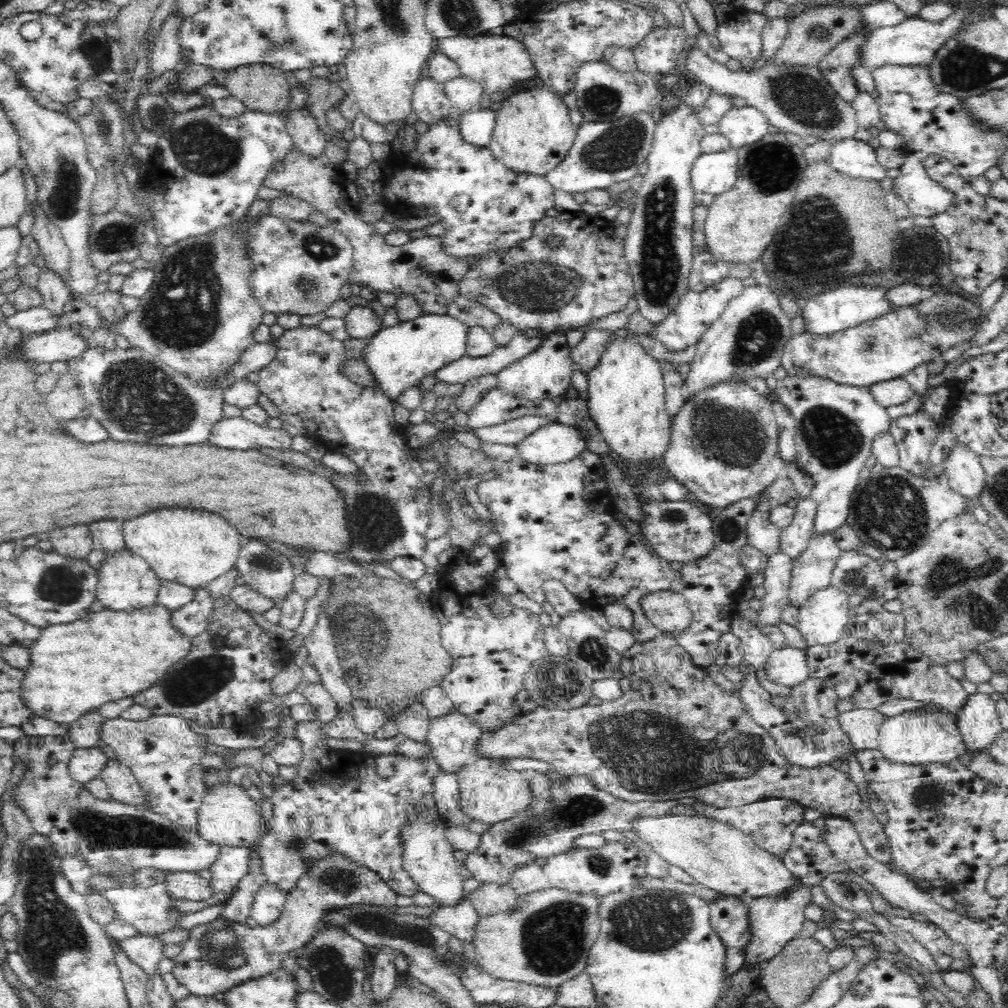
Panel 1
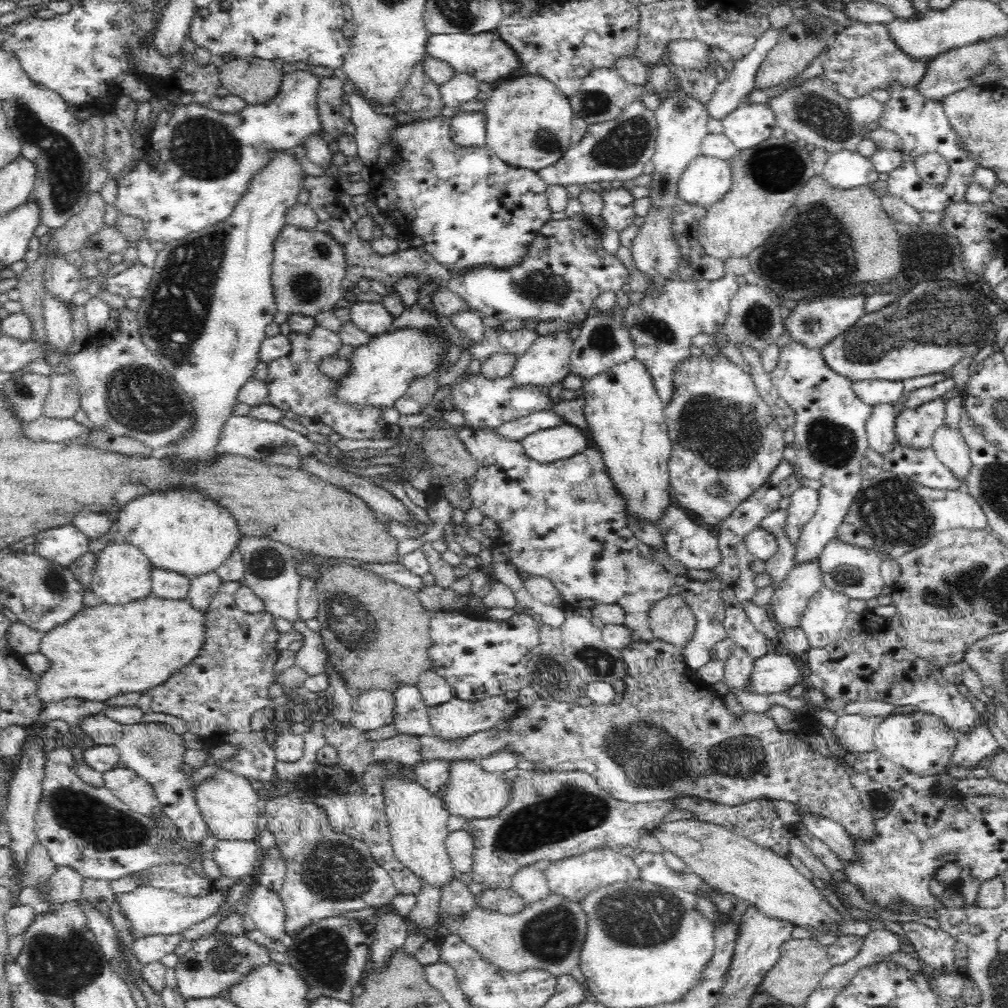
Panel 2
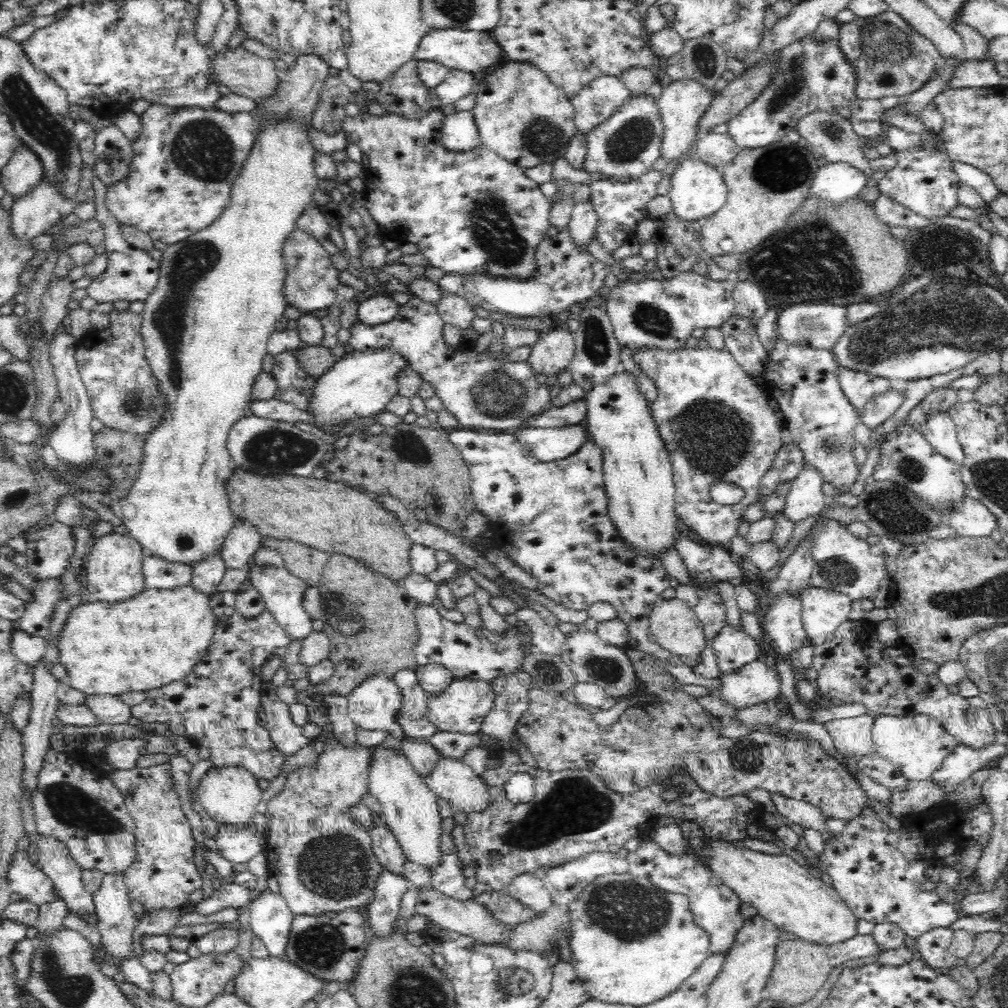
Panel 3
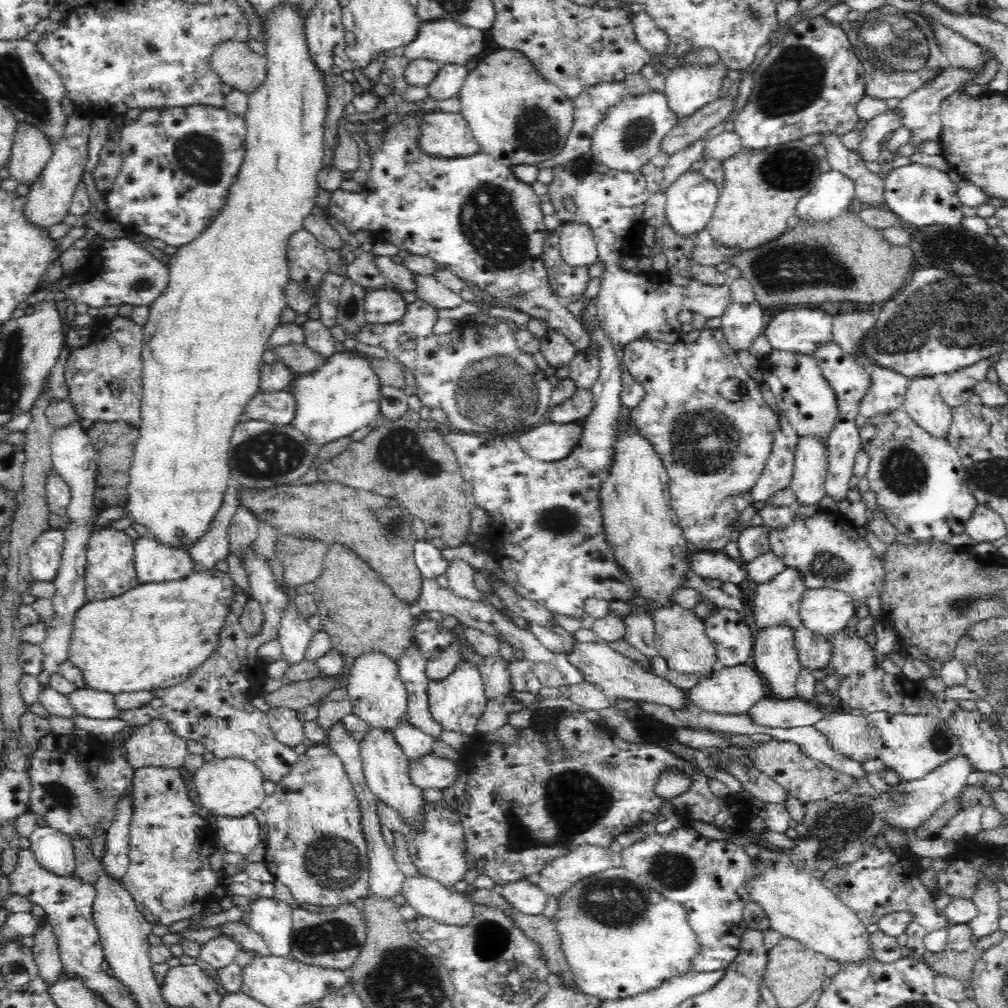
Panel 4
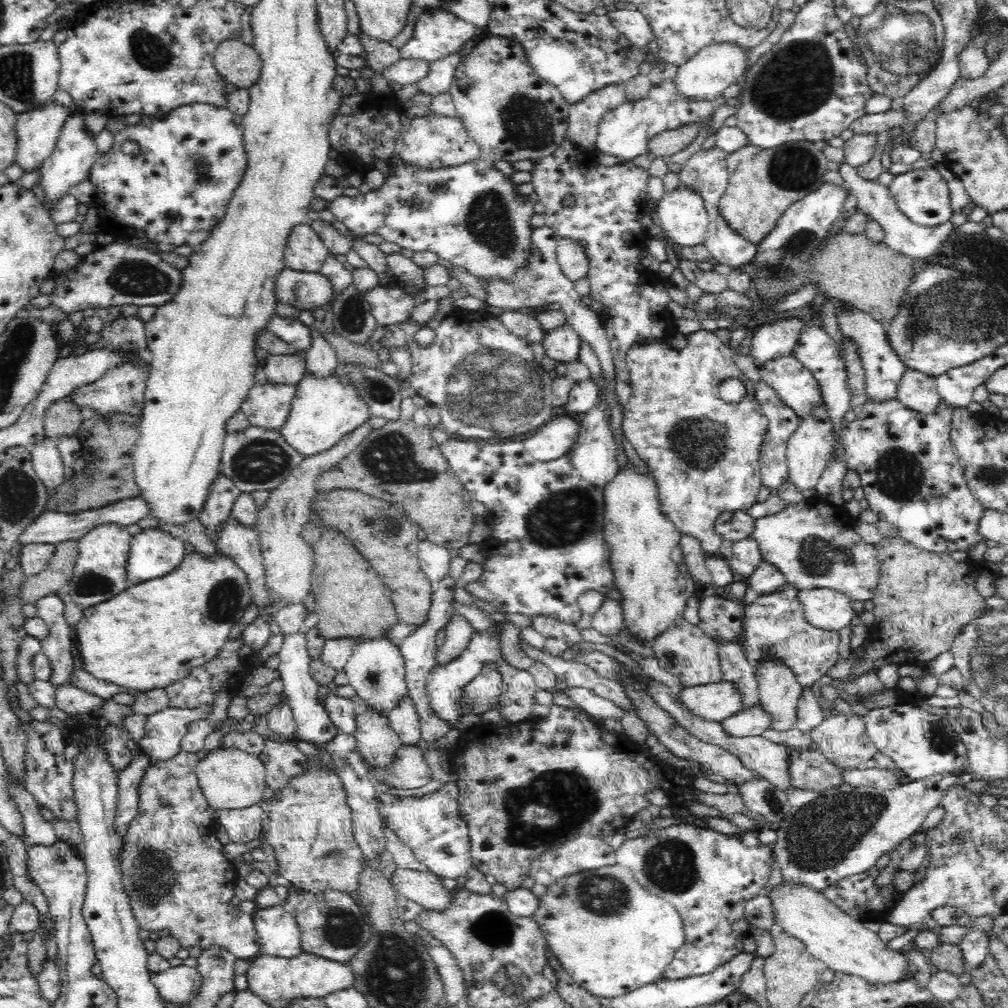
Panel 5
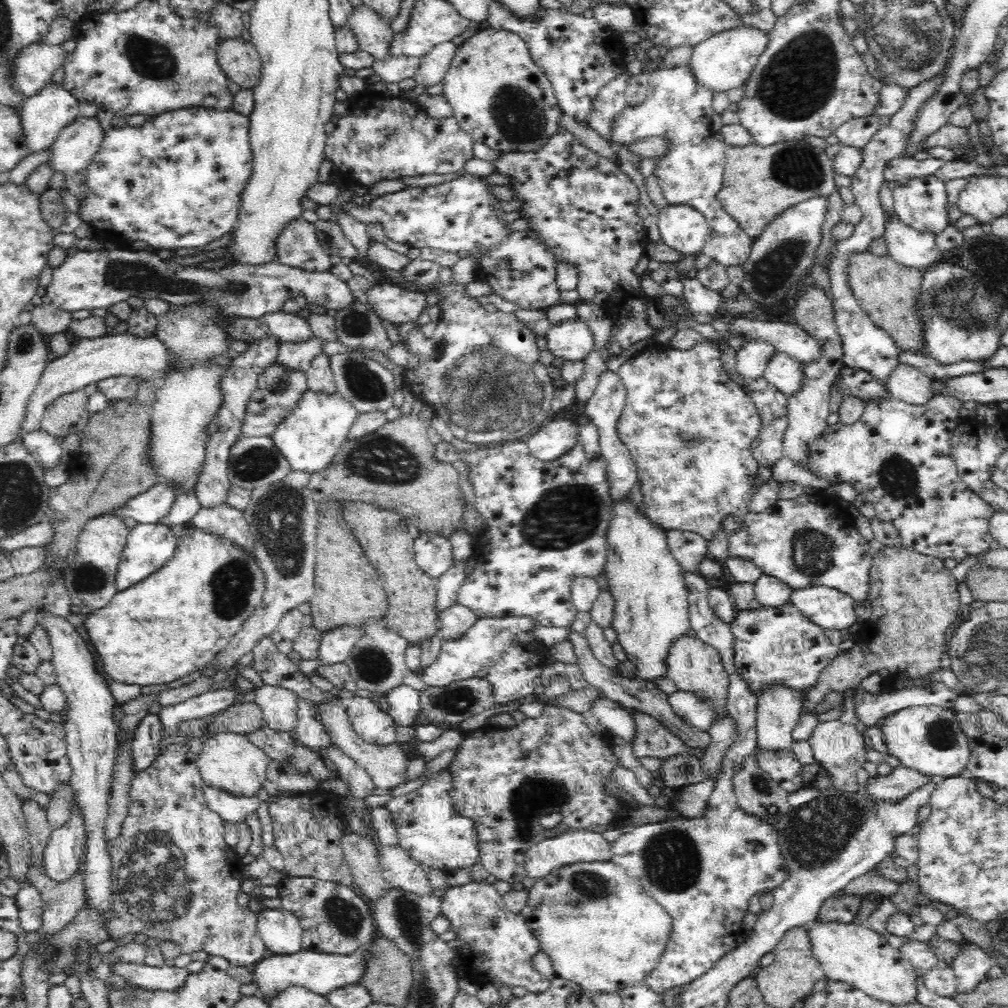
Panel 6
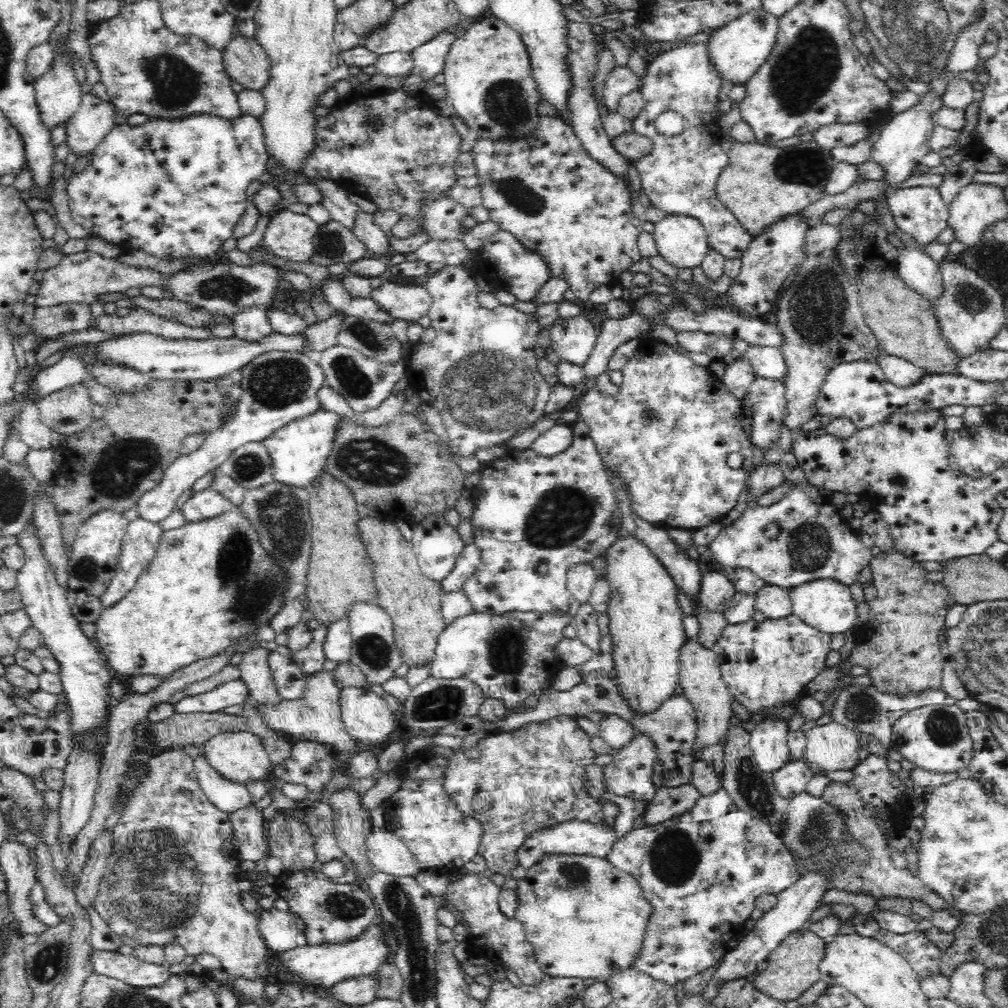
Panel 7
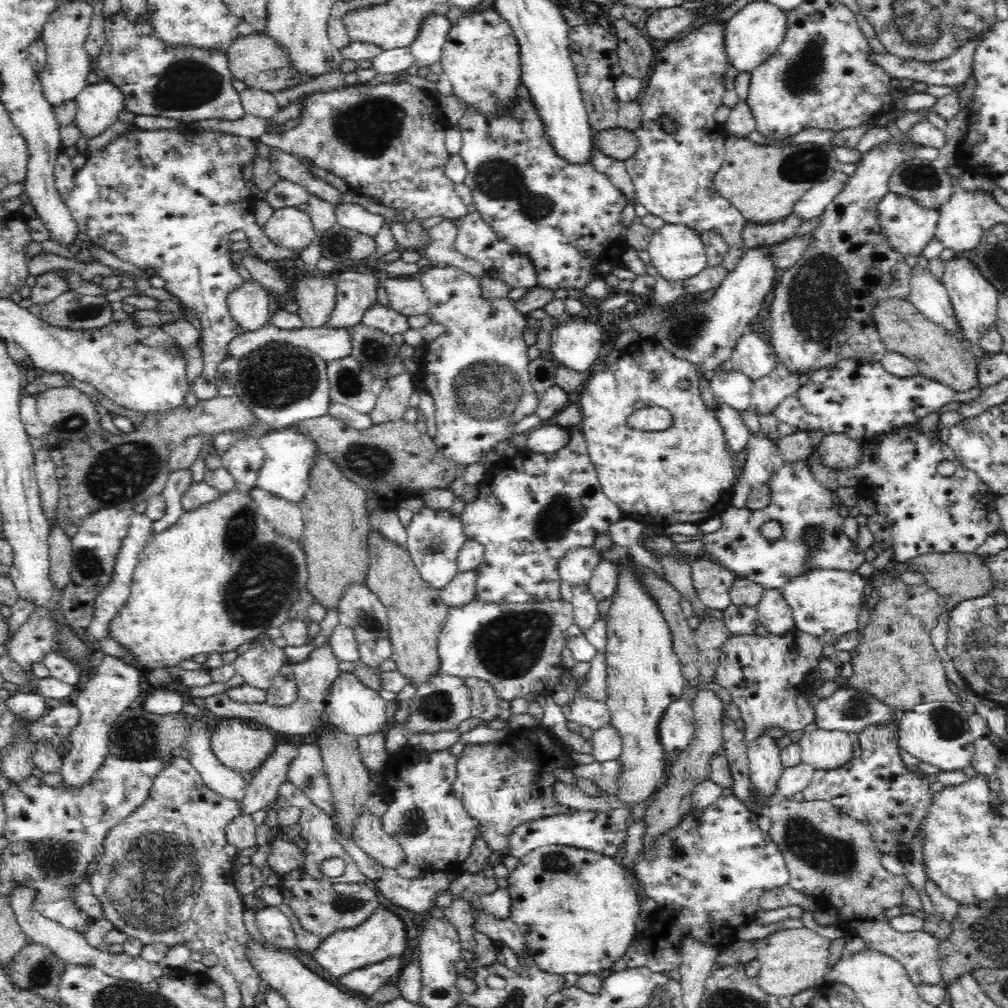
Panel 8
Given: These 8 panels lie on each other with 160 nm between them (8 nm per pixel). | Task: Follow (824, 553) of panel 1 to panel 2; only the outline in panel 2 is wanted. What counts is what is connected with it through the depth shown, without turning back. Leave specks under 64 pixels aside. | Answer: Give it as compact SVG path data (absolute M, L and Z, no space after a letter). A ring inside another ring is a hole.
M818 559L795 566L776 588L769 604L777 627L799 627L811 596L823 587L823 576Z

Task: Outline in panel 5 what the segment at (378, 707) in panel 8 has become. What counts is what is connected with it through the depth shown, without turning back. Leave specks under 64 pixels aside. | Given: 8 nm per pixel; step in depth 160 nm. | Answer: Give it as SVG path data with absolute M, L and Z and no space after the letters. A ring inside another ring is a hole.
M365 707L356 708L356 732L354 737L356 739L356 749L361 759L367 766L371 768L384 768L394 762L398 748L402 746L400 737L394 732L394 729L389 725L386 714L378 714L373 710Z

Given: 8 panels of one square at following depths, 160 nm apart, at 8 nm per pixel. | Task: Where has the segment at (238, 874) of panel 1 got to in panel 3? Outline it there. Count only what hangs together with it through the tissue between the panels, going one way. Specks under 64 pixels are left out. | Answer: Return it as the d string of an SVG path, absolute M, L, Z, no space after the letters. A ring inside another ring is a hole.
M218 824L215 841L219 855L233 864L246 864L264 849L258 841L253 824L230 825Z

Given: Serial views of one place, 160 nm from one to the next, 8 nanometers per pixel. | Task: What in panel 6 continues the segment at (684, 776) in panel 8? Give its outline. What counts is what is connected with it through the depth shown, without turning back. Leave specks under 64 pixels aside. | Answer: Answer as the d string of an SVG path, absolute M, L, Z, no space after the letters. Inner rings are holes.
M695 634L682 635L670 645L666 655L665 669L666 678L673 680L678 690L694 692L702 699L714 701L714 709L716 709L714 722L728 715L727 697L730 680L723 667L721 656L714 647L702 641Z

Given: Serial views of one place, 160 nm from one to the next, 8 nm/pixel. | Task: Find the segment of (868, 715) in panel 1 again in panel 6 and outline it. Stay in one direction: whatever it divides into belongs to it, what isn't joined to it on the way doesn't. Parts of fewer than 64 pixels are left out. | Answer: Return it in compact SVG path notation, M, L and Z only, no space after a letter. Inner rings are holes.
M838 720L819 722L807 740L816 761L830 771L830 784L838 792L855 793L858 790L856 771L866 762L864 735L856 729L856 723L845 724Z

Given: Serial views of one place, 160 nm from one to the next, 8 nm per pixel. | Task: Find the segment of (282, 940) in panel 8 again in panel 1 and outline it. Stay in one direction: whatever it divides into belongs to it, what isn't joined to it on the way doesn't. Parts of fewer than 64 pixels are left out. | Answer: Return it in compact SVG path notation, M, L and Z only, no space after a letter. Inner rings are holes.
M266 881L257 890L250 916L260 926L270 926L278 920L286 901L286 891Z

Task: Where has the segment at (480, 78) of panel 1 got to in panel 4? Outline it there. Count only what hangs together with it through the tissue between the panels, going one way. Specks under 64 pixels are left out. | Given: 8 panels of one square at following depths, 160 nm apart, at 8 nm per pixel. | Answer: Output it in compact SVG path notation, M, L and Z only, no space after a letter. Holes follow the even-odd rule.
M438 19L421 22L416 38L405 46L405 57L409 60L430 59L440 66L444 65L466 65L469 60L484 54L486 38L482 29L462 26L453 20Z

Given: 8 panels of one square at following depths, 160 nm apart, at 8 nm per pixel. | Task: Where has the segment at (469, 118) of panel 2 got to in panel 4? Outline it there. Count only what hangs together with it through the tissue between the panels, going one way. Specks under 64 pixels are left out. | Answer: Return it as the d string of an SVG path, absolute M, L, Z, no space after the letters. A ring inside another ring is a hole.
M424 112L421 128L422 135L418 145L432 157L458 158L470 156L480 150L461 112Z

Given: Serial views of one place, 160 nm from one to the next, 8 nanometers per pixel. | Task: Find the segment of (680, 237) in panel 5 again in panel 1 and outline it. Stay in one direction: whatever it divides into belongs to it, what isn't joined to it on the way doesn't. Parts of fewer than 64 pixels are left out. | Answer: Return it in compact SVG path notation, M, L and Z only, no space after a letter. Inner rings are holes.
M734 147L719 153L702 154L690 172L690 184L698 194L718 194L732 190L738 180L738 151Z

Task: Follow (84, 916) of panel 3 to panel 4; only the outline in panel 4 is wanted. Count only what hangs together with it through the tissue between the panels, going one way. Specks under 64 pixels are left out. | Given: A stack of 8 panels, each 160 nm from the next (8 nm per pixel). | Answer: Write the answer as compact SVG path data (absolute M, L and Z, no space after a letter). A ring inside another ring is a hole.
M38 826L31 833L30 848L34 851L38 864L58 876L72 876L76 870L74 847L71 837L57 834L54 829Z

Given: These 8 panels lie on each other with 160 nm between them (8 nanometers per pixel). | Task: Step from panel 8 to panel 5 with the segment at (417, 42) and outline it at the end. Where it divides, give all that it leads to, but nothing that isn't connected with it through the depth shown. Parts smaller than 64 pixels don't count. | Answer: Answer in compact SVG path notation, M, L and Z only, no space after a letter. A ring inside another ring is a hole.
M450 54L433 61L430 64L428 75L417 83L419 93L430 94L434 97L449 92L462 59L458 54Z

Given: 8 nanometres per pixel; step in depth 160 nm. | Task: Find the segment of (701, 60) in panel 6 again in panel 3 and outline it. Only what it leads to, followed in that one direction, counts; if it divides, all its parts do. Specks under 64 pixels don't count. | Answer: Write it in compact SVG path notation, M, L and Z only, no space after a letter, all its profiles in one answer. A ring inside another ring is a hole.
M676 80L667 88L663 88L662 96L657 104L664 124L664 135L661 146L661 157L664 160L680 160L688 149L694 145L699 133L699 121L702 114L708 111L713 98L710 91L694 80Z

